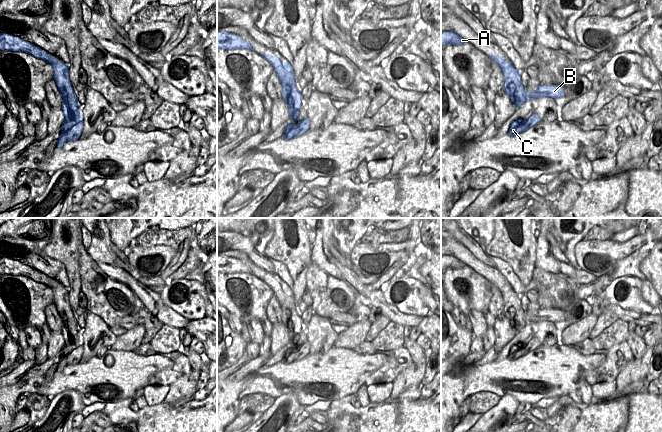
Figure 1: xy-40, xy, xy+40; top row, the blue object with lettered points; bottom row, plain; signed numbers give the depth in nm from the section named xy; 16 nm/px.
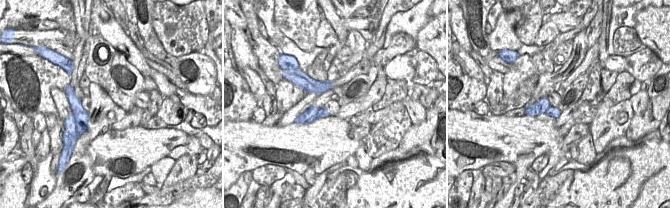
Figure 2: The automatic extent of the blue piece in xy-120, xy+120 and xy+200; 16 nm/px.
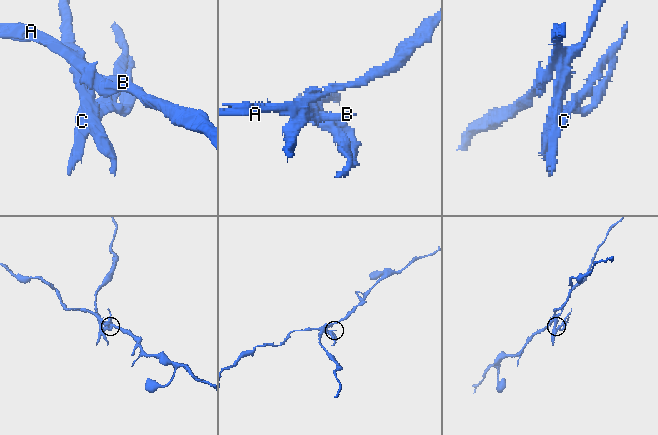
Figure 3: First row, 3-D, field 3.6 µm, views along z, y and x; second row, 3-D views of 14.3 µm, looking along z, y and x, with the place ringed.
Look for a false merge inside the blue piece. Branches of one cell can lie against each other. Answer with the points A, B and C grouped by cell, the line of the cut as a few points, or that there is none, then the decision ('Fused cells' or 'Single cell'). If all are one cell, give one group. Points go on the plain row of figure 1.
Groups: A / B C. Split along xy-40 (53, 291), (58, 288), (63, 294), (68, 296). Fused cells

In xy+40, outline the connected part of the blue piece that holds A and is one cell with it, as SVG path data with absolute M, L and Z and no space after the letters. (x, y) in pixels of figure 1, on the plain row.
M449 255L449 256L441 256L441 269L445 271L447 268L452 269L461 269L466 264L456 258L455 256Z

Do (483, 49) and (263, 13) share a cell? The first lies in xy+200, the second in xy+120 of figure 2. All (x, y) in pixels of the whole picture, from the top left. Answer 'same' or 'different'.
different

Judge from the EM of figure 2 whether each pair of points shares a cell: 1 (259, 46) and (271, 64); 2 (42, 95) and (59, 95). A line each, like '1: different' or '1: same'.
1: same
2: different

